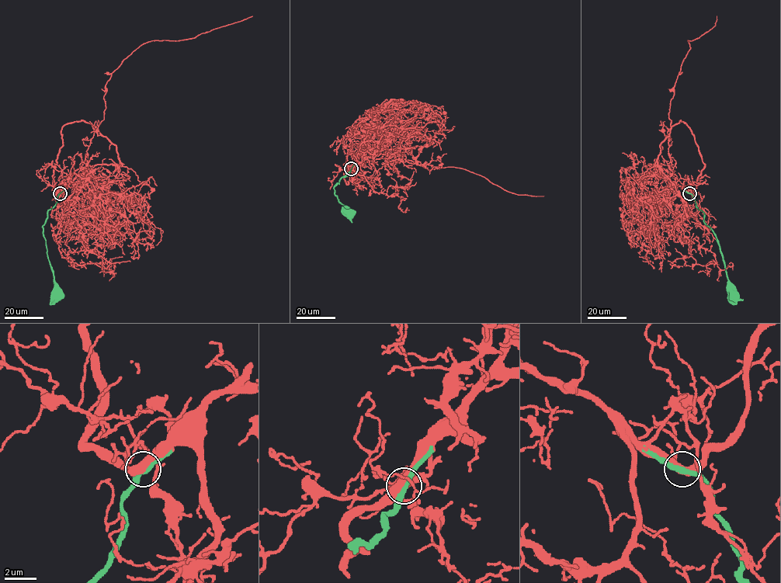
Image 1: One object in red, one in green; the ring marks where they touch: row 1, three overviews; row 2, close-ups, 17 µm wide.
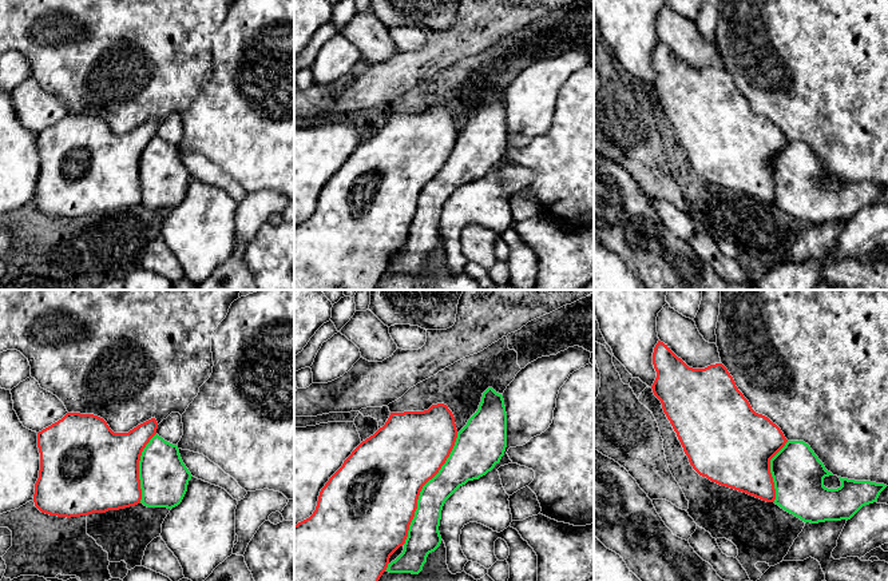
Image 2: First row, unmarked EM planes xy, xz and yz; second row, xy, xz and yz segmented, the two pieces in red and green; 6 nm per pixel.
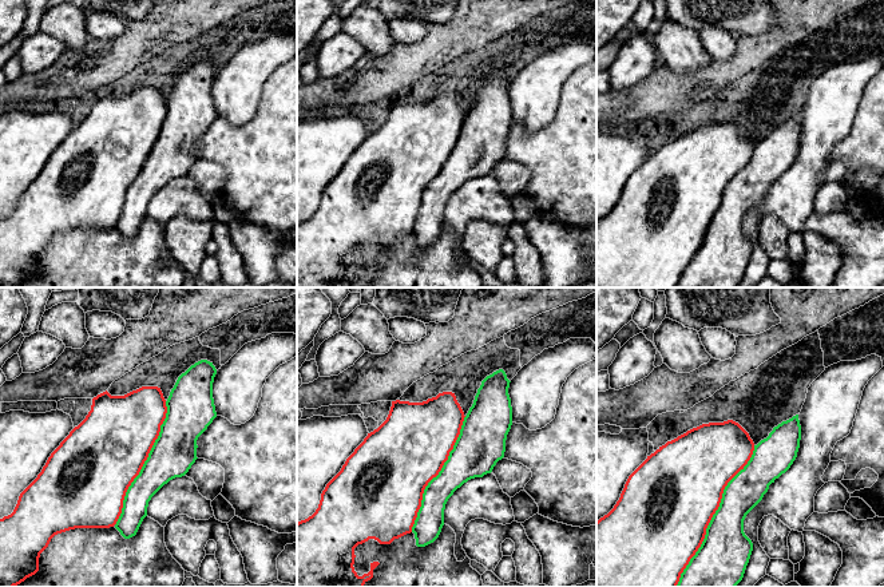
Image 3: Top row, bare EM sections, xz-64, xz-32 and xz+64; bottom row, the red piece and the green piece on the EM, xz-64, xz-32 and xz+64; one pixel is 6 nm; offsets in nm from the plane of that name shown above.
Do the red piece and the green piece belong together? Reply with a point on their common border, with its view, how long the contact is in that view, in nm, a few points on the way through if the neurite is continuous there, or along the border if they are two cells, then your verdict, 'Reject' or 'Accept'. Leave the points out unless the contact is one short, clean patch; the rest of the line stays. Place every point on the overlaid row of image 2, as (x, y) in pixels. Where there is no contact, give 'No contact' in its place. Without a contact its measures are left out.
Touches red at xz (421, 488). Shared border 750 nm. Accept

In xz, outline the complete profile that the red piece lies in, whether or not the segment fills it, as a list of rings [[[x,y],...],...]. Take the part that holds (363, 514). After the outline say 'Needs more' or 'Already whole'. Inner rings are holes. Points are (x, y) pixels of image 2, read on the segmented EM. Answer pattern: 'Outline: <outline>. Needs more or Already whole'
Outline: [[[492,387],[483,393],[477,411],[460,431],[444,403],[424,411],[391,413],[385,425],[362,441],[329,478],[313,514],[294,525],[294,581],[378,581],[385,570],[419,574],[428,554],[441,544],[439,526],[445,501],[468,481],[491,471],[506,447],[504,399]]]. Needs more

